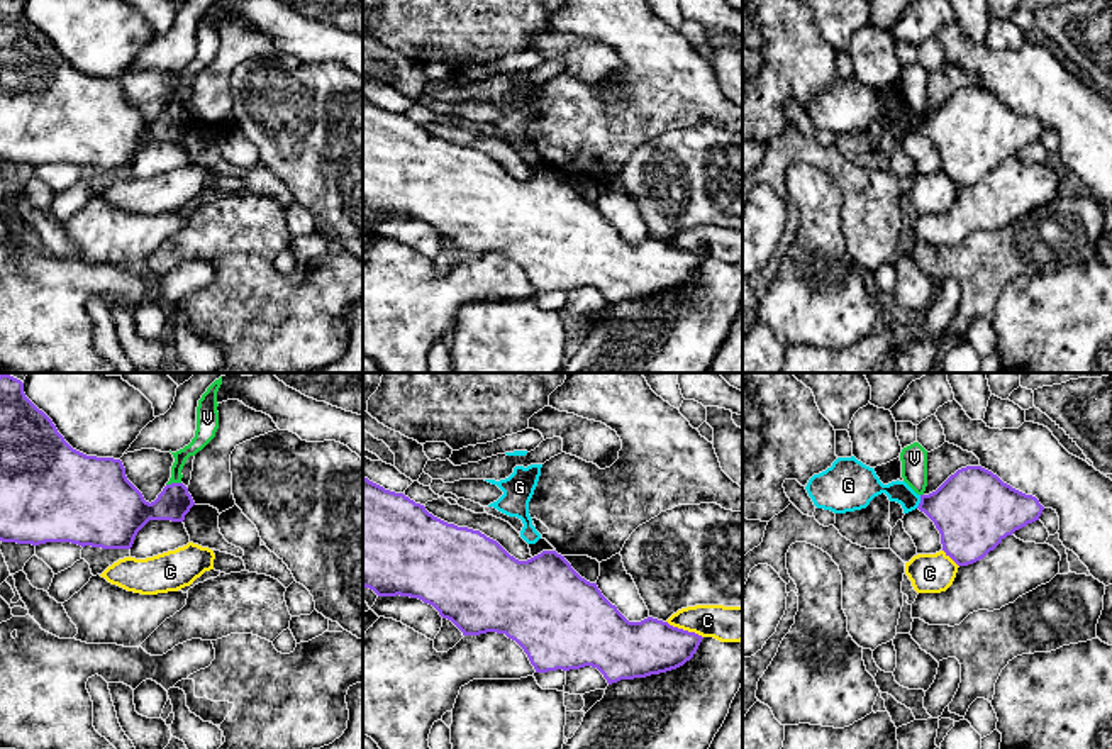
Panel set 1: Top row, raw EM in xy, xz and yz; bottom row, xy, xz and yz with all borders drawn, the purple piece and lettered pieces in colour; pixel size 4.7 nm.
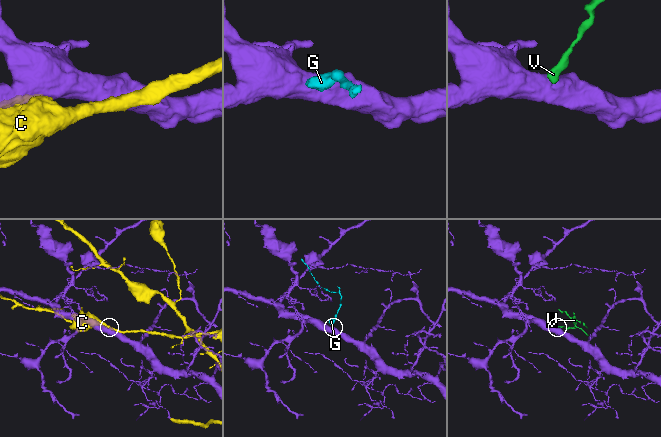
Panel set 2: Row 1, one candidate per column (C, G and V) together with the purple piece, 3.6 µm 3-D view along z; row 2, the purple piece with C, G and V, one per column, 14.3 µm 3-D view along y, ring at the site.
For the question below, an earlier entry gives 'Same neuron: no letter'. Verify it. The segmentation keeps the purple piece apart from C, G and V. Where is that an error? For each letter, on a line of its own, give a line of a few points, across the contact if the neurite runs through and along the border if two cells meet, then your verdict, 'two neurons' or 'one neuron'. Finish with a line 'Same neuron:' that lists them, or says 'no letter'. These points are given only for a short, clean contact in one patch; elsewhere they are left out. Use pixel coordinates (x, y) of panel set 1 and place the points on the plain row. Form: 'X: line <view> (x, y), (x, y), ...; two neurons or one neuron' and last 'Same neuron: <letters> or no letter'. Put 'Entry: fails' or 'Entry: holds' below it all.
C: two neurons
G: line yz (921, 116), (921, 122), (916, 127); two neurons
V: line xy (180, 102), (166, 105); two neurons
Same neuron: no letter
Entry: holds

